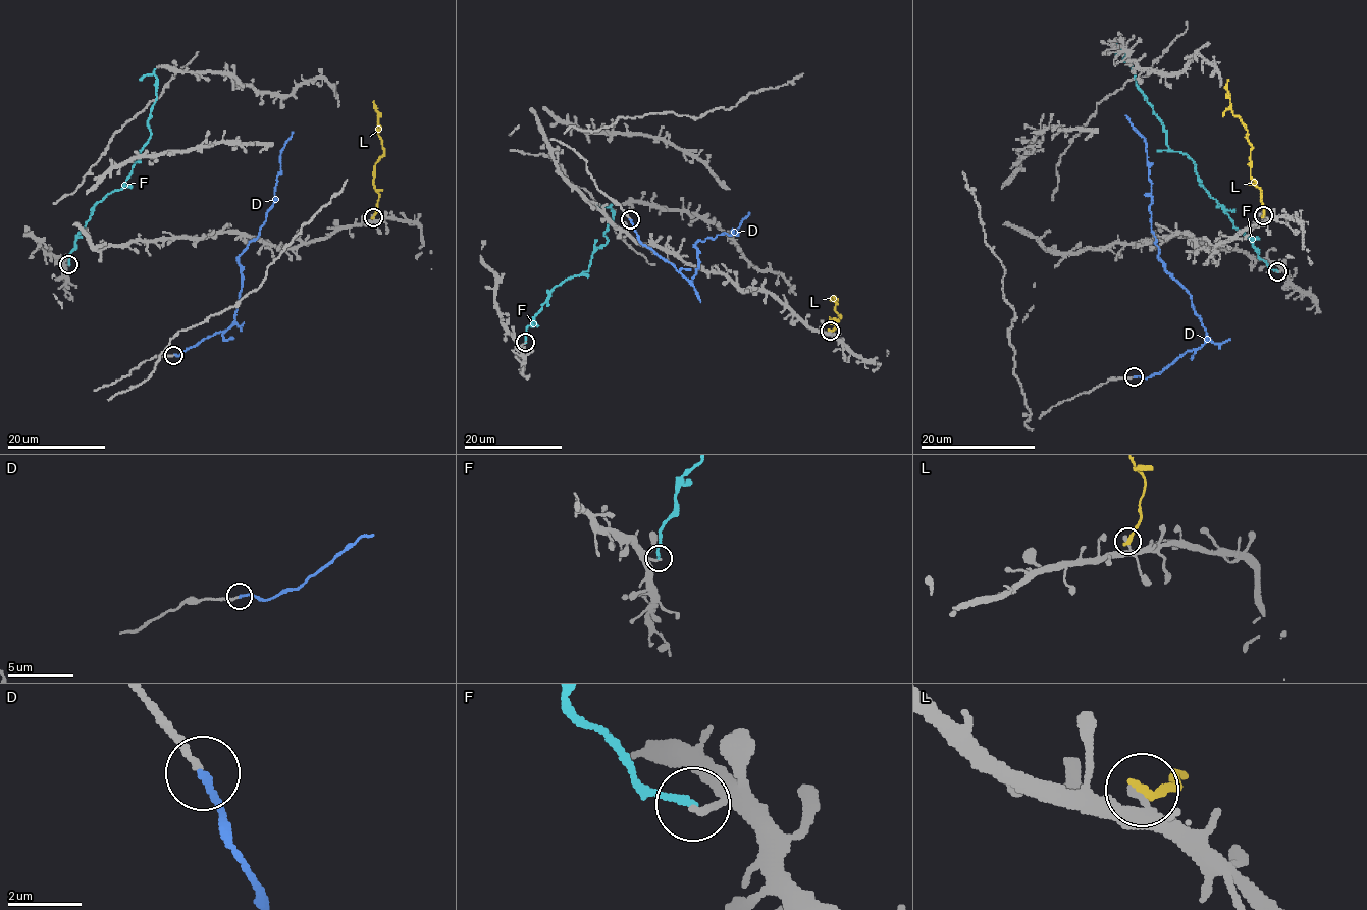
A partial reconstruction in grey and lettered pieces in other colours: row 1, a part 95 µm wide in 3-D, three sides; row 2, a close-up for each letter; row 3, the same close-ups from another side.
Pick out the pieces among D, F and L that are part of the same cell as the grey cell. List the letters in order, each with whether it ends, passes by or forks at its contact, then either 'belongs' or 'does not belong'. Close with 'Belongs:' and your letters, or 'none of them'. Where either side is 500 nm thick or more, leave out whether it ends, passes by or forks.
D: it ends | belongs
F: it ends | does not belong
L: it ends | does not belong
Belongs: D

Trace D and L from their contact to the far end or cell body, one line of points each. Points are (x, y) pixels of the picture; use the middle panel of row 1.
D: (630, 219), (639, 241), (691, 281), (697, 268), (695, 244), (718, 235), (731, 235), (749, 212)
L: (829, 331), (835, 327), (831, 319), (837, 320), (840, 316), (835, 310), (835, 302), (831, 301)

